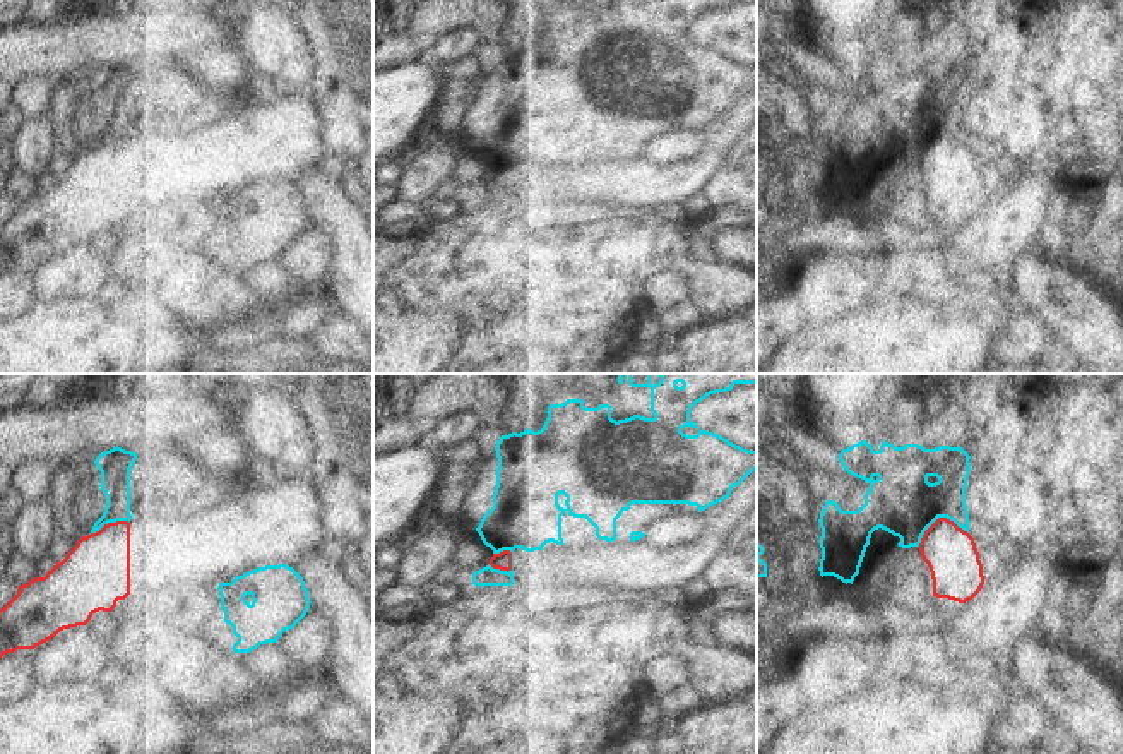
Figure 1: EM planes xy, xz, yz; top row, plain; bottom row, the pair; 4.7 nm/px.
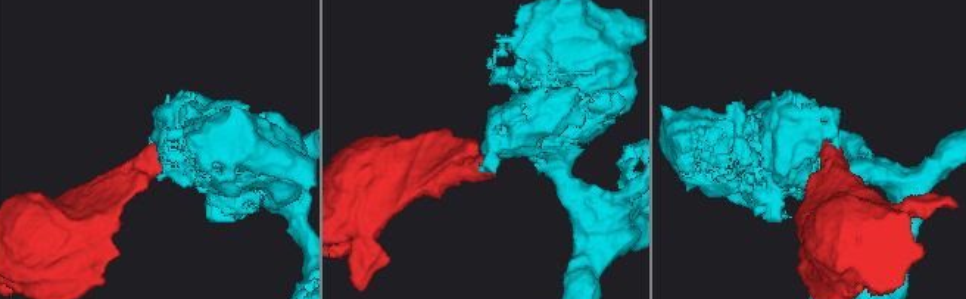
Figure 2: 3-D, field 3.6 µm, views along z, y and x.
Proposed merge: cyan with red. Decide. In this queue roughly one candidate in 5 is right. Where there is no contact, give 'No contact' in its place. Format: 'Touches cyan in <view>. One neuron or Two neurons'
Touches cyan in xz. Two neurons.

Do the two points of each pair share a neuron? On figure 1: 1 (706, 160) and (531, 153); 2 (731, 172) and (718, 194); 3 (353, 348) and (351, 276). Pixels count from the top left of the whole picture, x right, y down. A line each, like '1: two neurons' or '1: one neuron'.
1: two neurons
2: one neuron
3: two neurons

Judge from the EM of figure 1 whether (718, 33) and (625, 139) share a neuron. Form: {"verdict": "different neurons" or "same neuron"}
{"verdict": "different neurons"}

